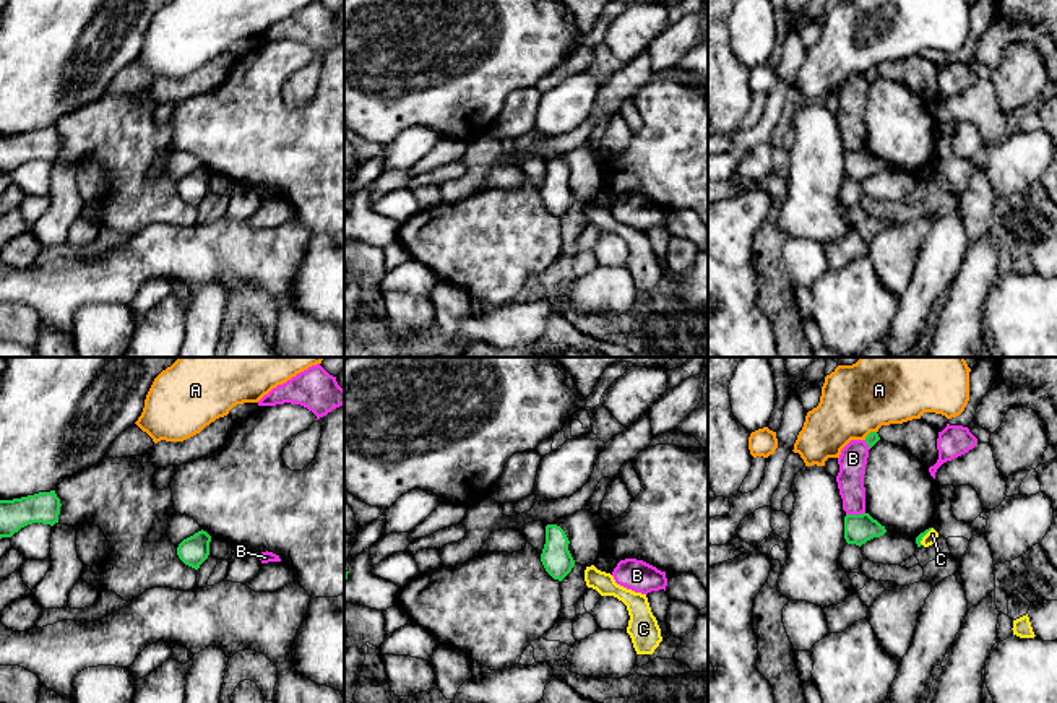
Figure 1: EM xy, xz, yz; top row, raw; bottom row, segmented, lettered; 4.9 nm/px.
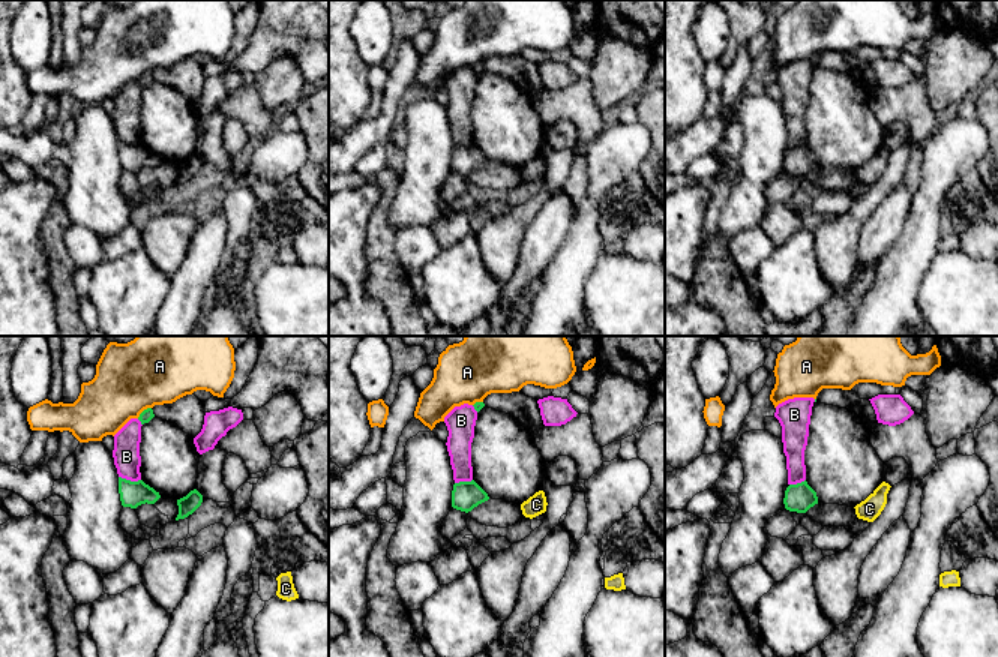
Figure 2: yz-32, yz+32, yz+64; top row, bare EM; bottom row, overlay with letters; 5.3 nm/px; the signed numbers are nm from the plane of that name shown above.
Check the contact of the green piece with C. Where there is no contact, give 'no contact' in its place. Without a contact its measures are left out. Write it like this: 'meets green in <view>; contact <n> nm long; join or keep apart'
meets green in yz; contact 110 nm long; keep apart

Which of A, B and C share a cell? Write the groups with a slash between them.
A / B / C

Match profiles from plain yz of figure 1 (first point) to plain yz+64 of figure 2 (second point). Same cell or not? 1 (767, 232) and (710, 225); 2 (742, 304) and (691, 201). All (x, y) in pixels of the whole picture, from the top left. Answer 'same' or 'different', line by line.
1: same
2: same

